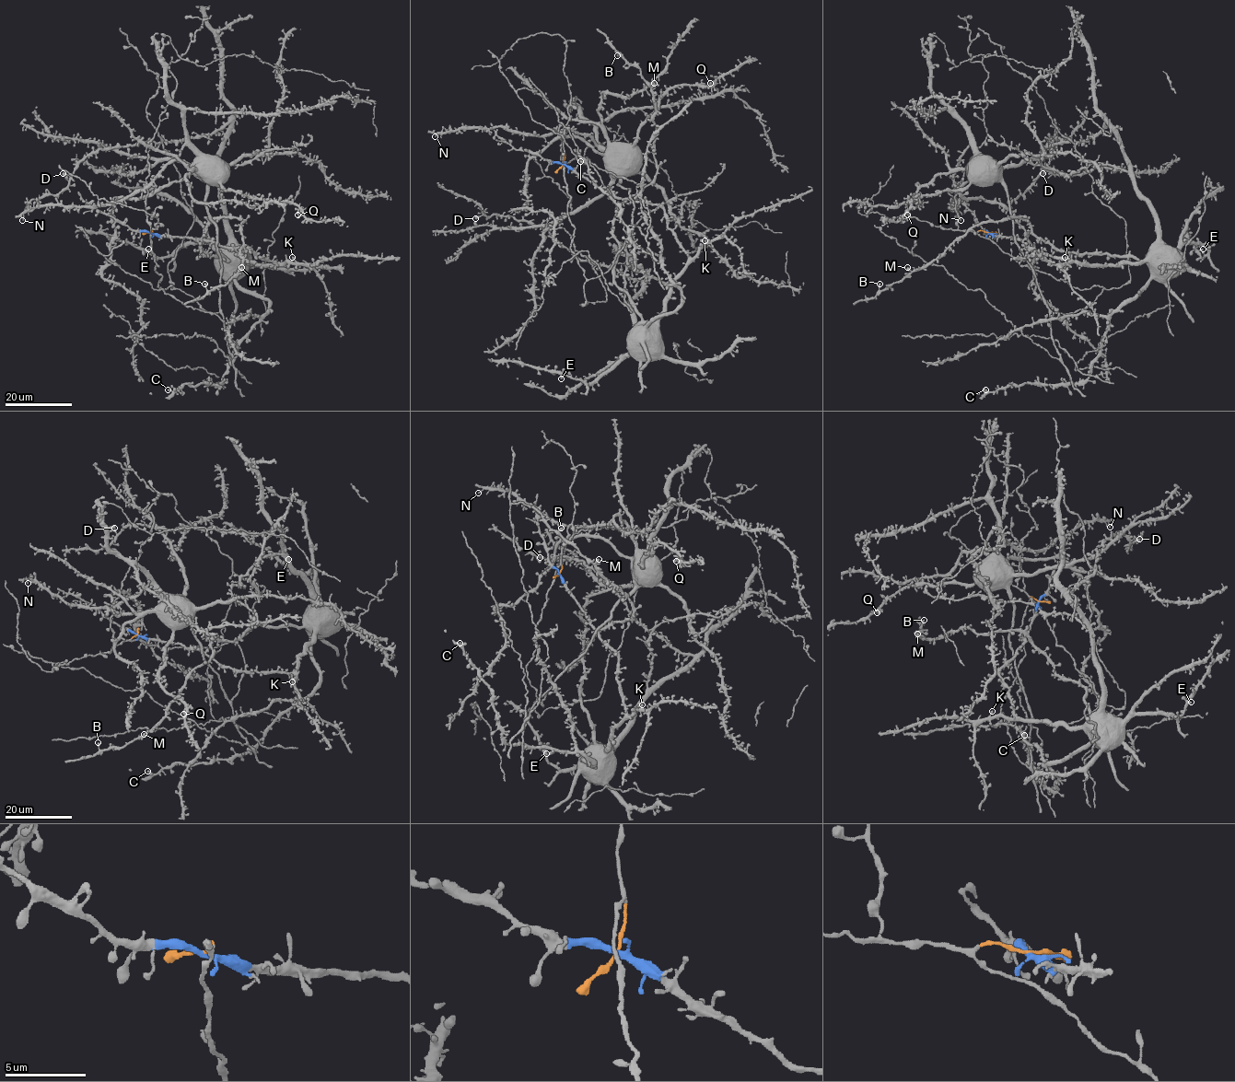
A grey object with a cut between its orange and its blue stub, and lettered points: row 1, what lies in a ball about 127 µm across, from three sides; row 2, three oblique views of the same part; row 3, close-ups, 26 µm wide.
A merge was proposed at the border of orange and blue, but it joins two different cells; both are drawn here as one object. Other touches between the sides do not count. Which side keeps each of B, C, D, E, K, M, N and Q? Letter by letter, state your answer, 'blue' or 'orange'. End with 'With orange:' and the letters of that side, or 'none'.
B: blue
C: blue
D: blue
E: blue
K: blue
M: blue
N: orange
Q: orange
With orange: N, Q

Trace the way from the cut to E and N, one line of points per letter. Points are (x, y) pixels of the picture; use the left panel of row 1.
E: (150, 233), (247, 247), (275, 261), (254, 263), (239, 250), (206, 243), (185, 243), (158, 257), (149, 249)
N: (150, 233), (145, 209), (146, 188), (138, 189), (113, 203), (95, 206), (45, 205), (29, 208), (22, 220)

